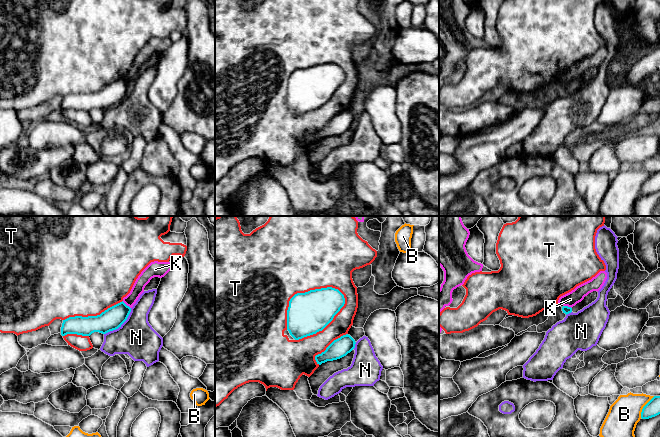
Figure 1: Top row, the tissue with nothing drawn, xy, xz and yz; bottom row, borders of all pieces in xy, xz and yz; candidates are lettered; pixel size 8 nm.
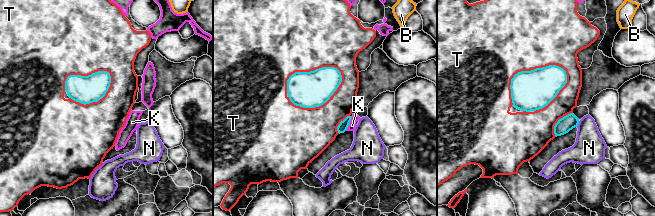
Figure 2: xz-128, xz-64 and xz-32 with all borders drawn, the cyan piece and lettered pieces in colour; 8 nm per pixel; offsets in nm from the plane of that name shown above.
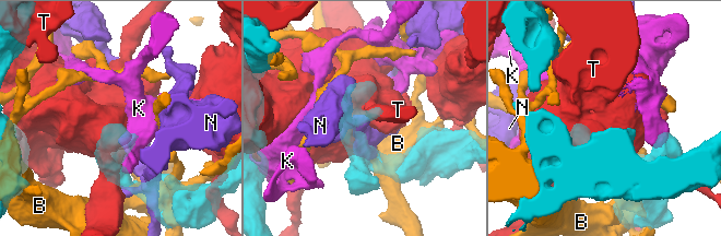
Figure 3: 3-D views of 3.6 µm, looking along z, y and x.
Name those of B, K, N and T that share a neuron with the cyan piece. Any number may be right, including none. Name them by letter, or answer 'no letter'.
no letter

